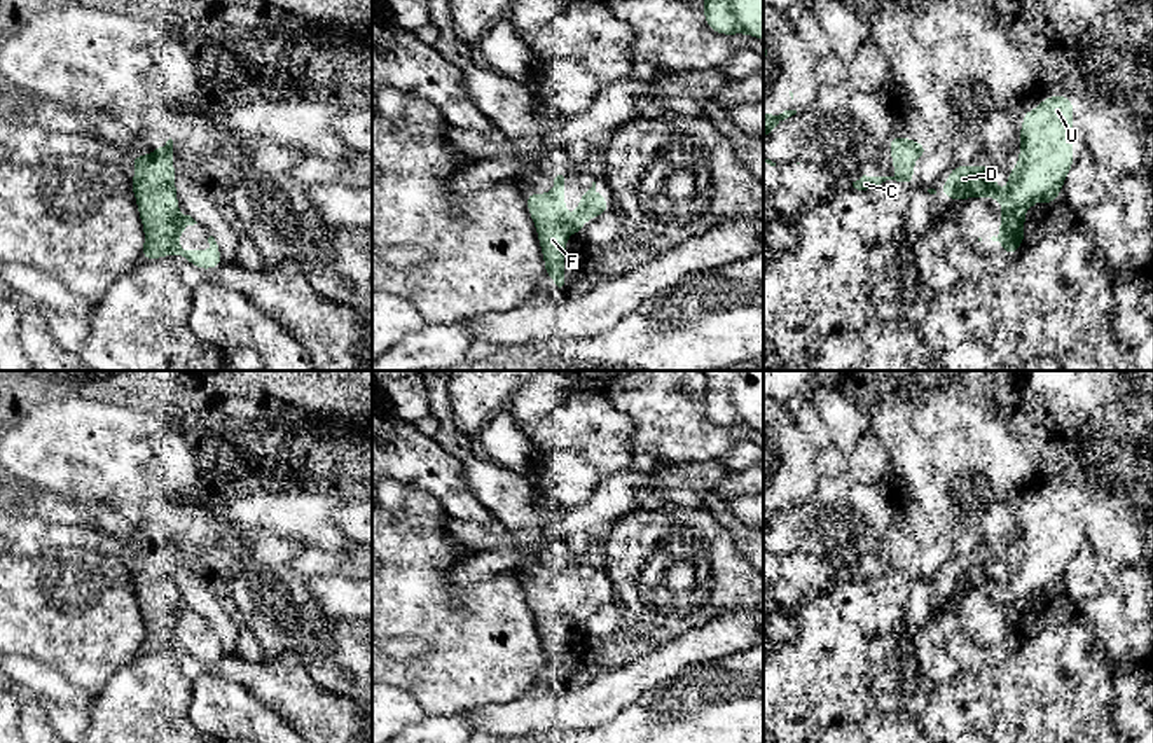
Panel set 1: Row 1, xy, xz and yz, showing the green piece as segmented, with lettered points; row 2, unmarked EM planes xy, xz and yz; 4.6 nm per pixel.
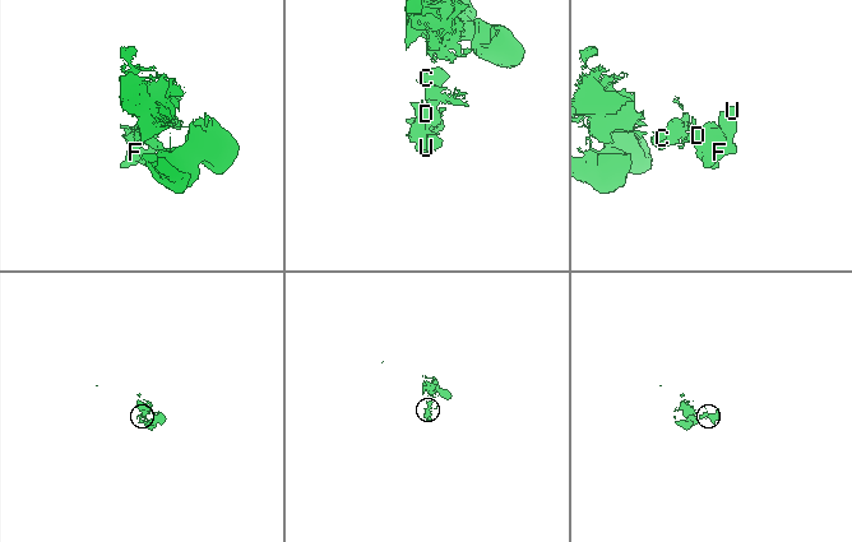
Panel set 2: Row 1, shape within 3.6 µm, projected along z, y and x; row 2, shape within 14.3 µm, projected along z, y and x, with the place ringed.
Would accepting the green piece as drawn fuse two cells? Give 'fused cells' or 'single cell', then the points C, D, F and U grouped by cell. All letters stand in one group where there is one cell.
single cell | C D F U

